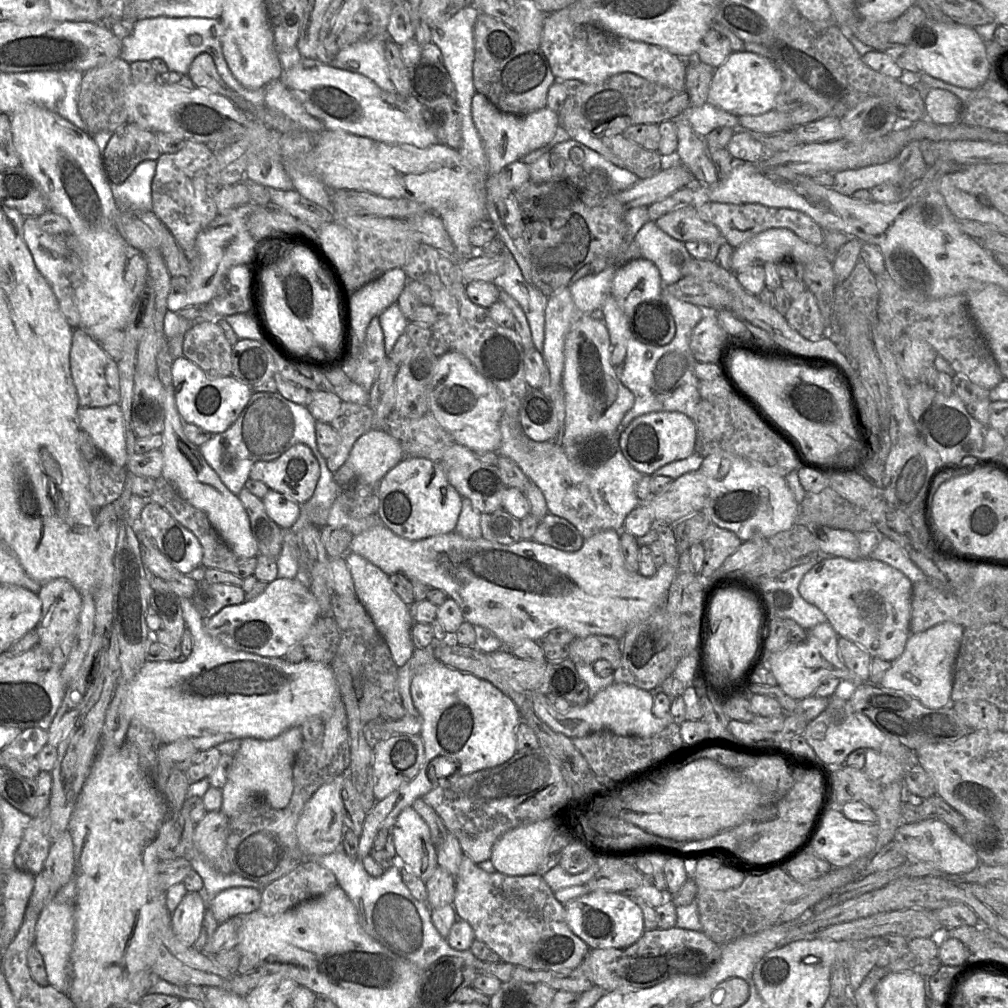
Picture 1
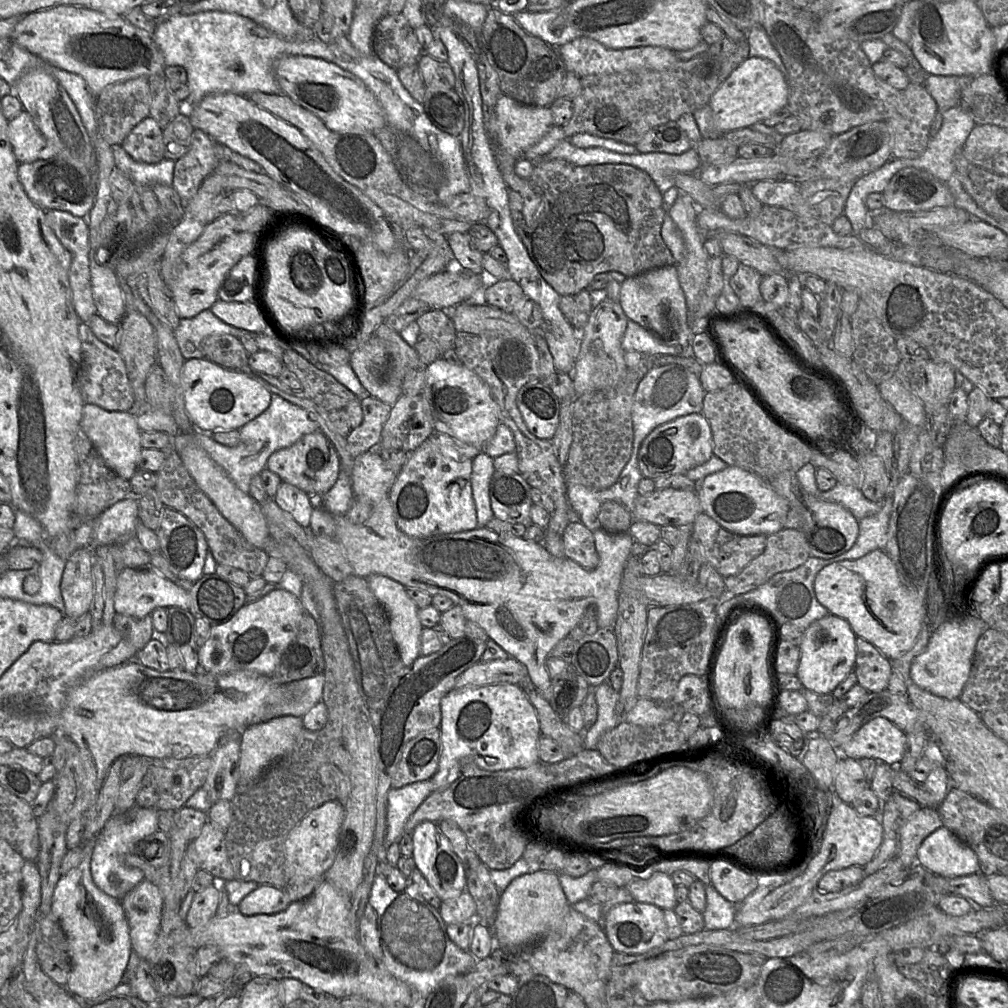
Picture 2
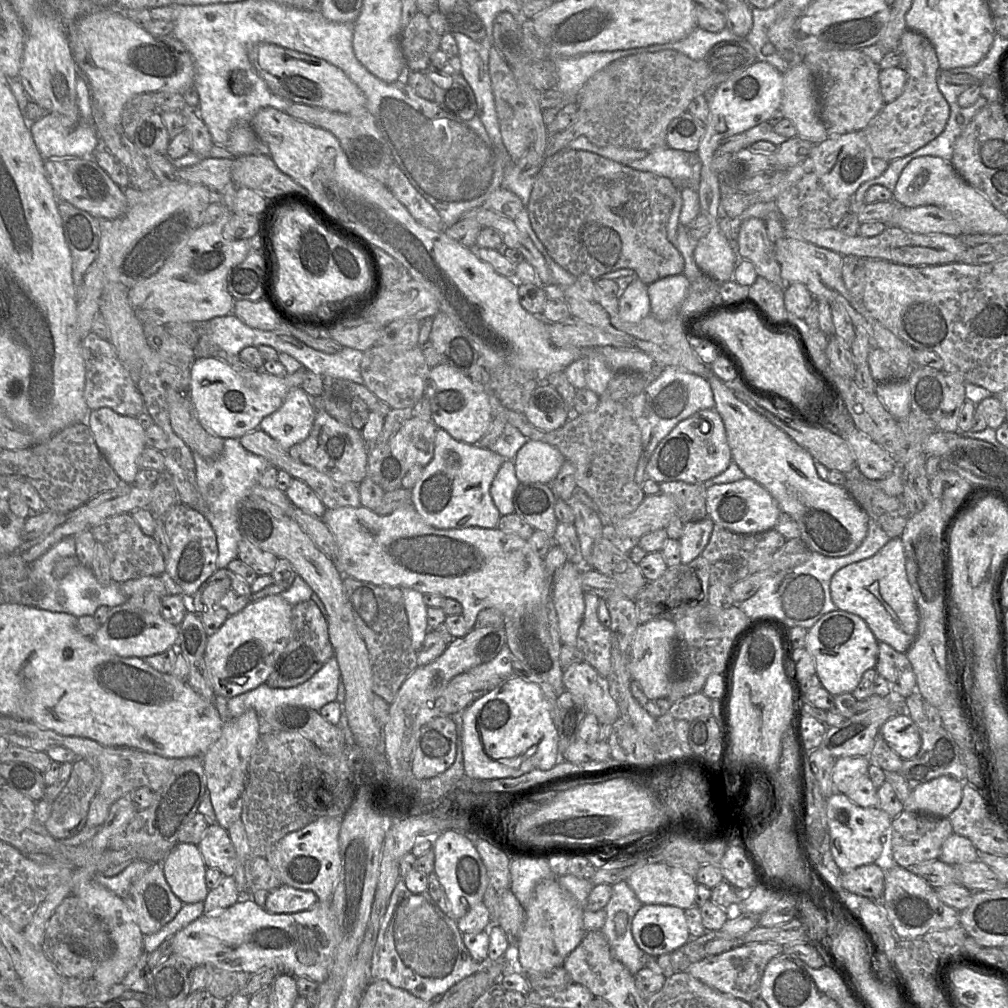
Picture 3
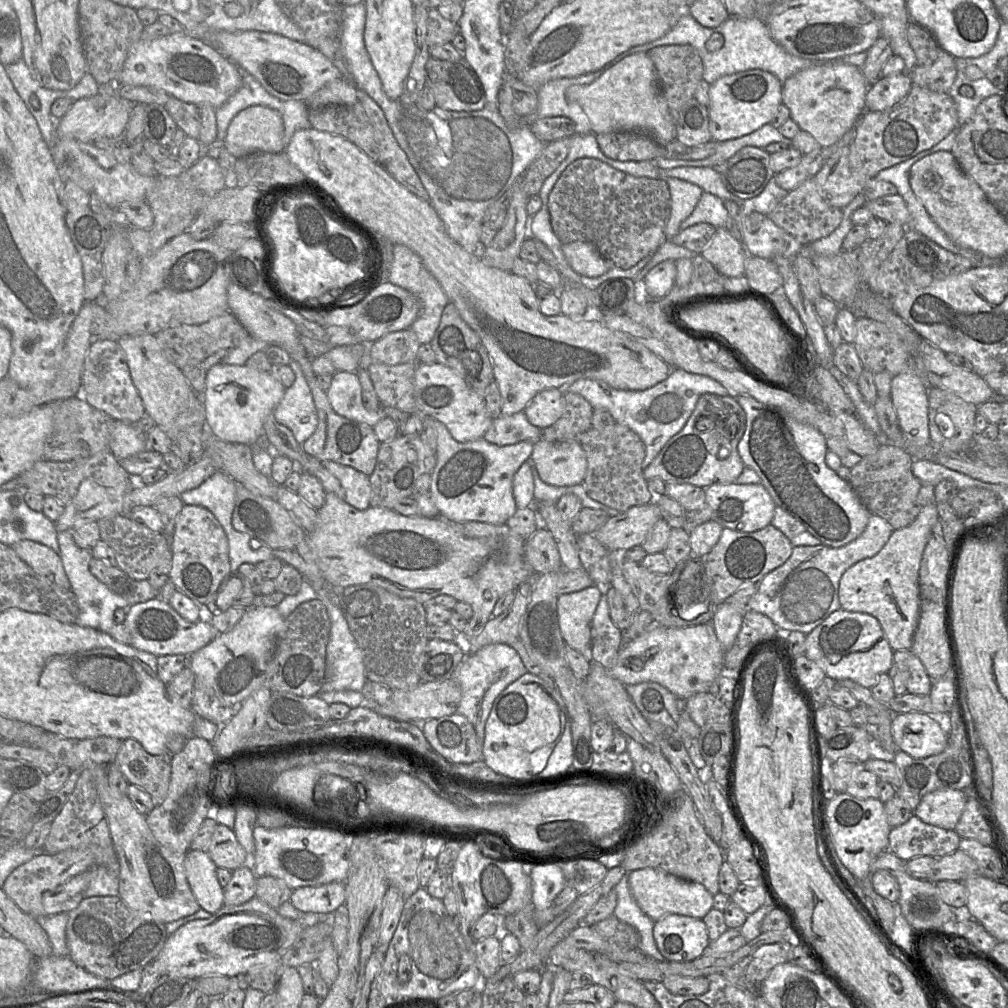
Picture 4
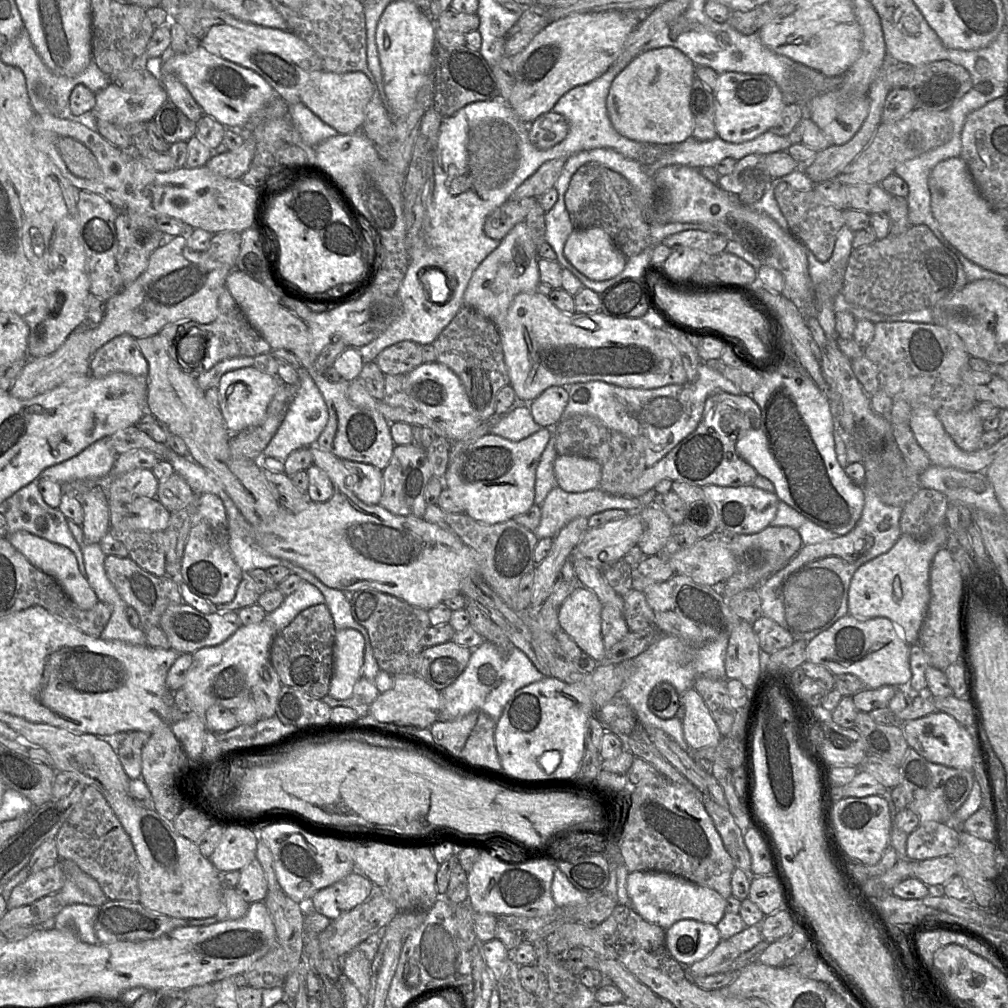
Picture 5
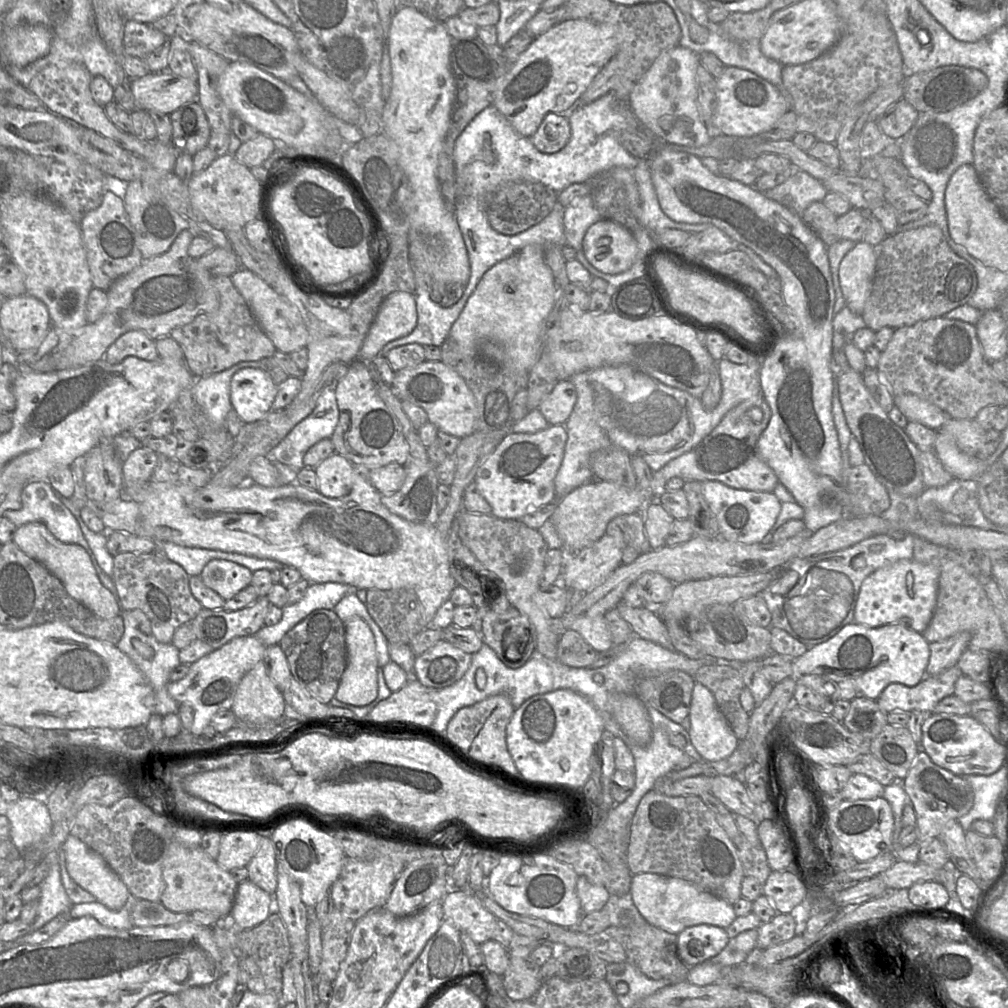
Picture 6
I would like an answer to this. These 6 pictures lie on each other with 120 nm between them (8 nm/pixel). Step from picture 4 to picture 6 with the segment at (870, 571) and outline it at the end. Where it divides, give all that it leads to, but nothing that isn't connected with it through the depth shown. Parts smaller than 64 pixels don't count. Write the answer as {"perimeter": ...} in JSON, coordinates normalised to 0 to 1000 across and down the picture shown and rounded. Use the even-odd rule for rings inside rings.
{"perimeter":[[[896,555],[876,562],[855,577],[847,604],[847,616],[872,622],[880,619],[898,619],[915,628],[926,611],[931,590],[933,563],[906,555]]]}

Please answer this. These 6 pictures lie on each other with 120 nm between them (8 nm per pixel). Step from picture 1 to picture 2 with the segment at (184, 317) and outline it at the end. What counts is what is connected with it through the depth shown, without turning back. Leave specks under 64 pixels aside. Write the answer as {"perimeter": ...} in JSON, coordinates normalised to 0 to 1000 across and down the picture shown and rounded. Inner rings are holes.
{"perimeter":[[[201,308],[189,315],[179,316],[178,322],[172,326],[183,356],[203,355],[202,336],[211,331],[227,331],[238,334],[244,330],[255,332],[229,323],[216,315],[209,308]]]}

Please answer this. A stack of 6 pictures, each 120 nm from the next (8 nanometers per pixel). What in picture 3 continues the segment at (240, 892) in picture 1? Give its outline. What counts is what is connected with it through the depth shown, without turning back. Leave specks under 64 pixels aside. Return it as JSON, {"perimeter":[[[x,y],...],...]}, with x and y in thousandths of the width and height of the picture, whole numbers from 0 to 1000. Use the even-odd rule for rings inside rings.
{"perimeter":[[[279,877],[264,888],[261,899],[268,906],[294,906],[309,901],[315,894],[315,889],[308,883]]]}

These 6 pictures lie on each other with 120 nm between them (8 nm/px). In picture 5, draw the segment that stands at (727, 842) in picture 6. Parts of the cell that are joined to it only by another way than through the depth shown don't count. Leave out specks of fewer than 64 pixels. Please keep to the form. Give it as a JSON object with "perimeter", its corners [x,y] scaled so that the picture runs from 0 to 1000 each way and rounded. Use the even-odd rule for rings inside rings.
{"perimeter":[[[671,777],[657,782],[643,779],[626,782],[614,842],[624,866],[657,864],[700,879],[718,892],[726,888],[727,853],[694,792]]]}

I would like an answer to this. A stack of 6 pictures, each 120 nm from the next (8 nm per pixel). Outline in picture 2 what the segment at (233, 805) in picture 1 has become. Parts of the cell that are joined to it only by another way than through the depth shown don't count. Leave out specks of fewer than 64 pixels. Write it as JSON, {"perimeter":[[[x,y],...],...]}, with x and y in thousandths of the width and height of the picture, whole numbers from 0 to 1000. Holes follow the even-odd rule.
{"perimeter":[[[280,710],[243,723],[238,729],[236,780],[253,774],[268,758],[287,747],[301,724],[297,711]]]}

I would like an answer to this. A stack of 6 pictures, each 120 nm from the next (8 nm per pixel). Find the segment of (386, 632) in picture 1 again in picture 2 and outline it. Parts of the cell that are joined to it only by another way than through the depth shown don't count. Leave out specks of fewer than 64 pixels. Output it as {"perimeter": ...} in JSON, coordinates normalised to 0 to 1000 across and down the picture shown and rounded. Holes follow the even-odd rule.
{"perimeter":[[[374,569],[366,571],[364,577],[385,608],[387,625],[397,653],[406,662],[418,650],[420,621],[416,603],[404,590],[403,582],[396,577]]]}

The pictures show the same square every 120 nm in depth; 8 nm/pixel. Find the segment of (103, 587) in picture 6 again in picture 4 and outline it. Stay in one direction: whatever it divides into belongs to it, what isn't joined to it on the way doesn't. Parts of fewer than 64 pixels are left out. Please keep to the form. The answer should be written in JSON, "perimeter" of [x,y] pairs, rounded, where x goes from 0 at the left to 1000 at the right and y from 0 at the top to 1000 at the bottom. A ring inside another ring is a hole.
{"perimeter":[[[31,536],[19,537],[11,543],[36,568],[47,572],[63,584],[69,585],[61,553],[52,544]]]}

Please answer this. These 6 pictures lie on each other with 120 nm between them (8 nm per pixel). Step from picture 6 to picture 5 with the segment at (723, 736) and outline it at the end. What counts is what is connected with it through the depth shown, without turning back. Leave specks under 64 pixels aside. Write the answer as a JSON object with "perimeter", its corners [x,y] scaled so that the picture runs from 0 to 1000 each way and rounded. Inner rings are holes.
{"perimeter":[[[688,682],[675,690],[679,701],[677,724],[679,733],[687,745],[706,741],[716,729],[696,691]]]}

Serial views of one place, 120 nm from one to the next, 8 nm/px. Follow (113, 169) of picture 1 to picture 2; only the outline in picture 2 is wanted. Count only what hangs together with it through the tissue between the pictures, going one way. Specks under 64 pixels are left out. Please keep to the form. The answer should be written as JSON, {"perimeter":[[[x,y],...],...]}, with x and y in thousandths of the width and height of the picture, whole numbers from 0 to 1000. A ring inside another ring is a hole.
{"perimeter":[[[146,115],[117,145],[120,145],[134,161],[159,161],[164,157],[162,126],[153,117]]]}

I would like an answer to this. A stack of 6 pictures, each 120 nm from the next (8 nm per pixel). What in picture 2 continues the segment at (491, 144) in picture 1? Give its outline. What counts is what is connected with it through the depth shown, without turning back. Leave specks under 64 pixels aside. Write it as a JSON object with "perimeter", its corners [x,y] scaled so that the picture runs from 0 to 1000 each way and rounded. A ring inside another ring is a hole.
{"perimeter":[[[497,94],[490,110],[483,119],[483,129],[490,146],[499,148],[511,157],[531,143],[549,125],[549,115],[545,105],[521,104],[501,94]]]}

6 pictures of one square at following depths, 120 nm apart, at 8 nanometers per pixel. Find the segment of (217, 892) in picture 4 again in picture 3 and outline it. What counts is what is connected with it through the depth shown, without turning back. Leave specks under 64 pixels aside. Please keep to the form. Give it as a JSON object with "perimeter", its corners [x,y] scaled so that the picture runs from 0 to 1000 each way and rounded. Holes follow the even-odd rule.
{"perimeter":[[[177,835],[163,852],[161,860],[170,883],[182,896],[202,895],[207,885],[203,876],[205,859],[196,838]]]}

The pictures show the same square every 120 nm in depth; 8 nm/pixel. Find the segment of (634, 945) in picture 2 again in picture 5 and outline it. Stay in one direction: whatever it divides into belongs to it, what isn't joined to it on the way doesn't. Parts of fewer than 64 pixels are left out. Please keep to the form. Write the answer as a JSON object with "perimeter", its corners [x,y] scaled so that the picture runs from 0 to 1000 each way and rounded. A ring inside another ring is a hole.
{"perimeter":[[[686,912],[674,913],[660,925],[664,944],[680,959],[701,949],[716,934],[709,918]]]}

